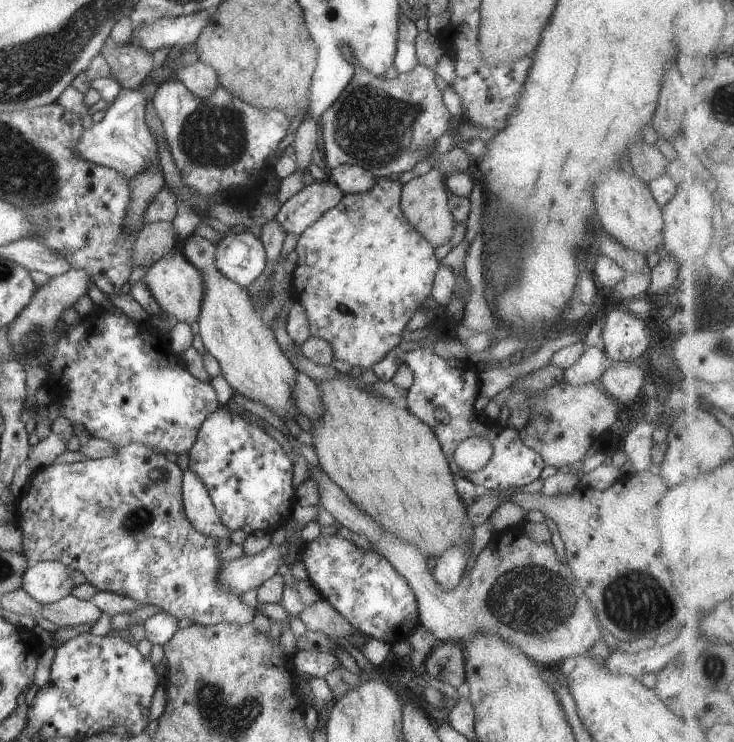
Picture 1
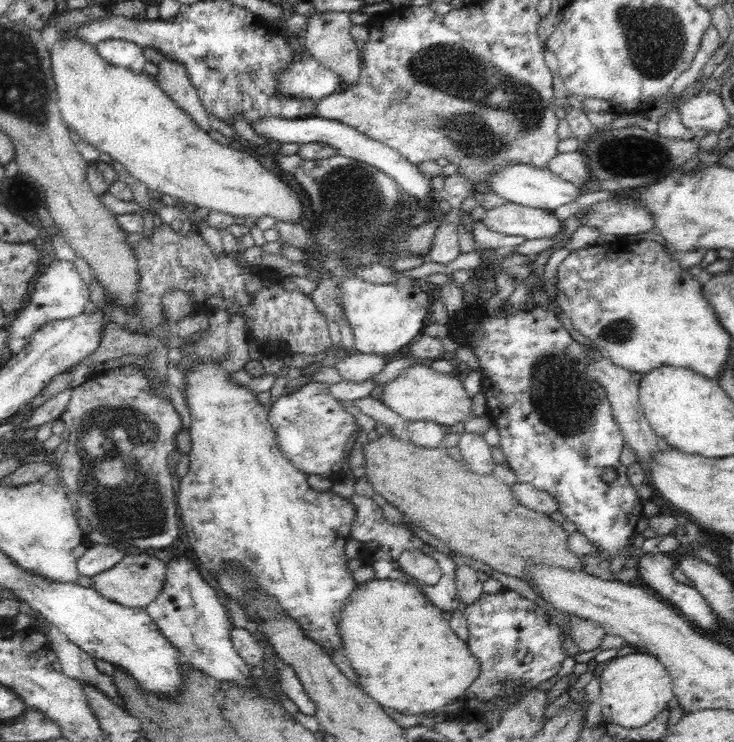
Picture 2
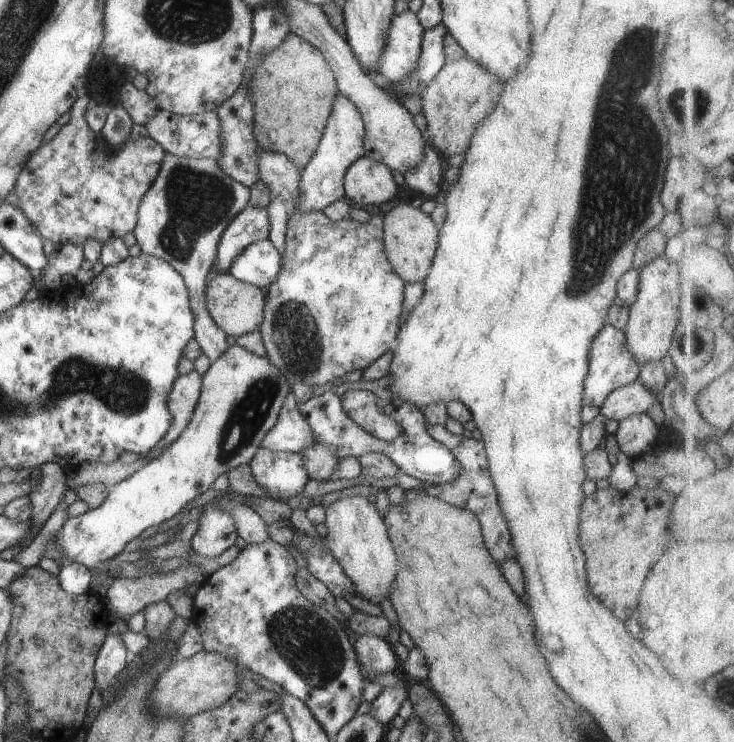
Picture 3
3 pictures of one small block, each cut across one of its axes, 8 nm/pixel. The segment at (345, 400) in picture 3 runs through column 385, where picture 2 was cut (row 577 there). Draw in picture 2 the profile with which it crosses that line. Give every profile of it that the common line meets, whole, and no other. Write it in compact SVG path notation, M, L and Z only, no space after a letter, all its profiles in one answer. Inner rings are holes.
M404 551L399 556L399 565L405 573L414 576L422 584L432 586L442 576L439 562L436 562L431 556L424 554L422 551Z

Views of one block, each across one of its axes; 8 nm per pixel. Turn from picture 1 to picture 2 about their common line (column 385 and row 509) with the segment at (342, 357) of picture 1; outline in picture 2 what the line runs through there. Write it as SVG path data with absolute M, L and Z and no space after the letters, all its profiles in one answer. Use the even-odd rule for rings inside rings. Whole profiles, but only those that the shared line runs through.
M186 356L185 366L187 372L184 373L186 377L186 404L188 411L190 411L190 427L188 429L191 438L191 451L189 452L190 467L189 472L182 478L179 484L179 491L177 492L177 505L180 518L182 518L183 528L186 530L186 536L194 548L200 564L210 572L210 574L220 574L226 566L241 566L247 568L247 572L251 572L251 576L255 578L255 586L259 588L259 592L267 594L269 598L278 600L277 606L286 613L286 617L293 618L301 628L301 631L311 640L315 642L326 654L330 657L334 654L334 650L342 650L342 635L338 629L338 616L343 611L344 604L350 600L350 596L356 590L357 582L354 581L352 571L348 567L350 558L344 551L346 542L350 539L350 532L352 532L352 524L354 524L356 516L356 508L347 498L340 497L337 493L330 493L330 491L319 491L308 485L308 475L296 469L290 459L285 458L280 451L277 443L276 433L273 431L269 423L269 413L264 410L264 405L256 399L256 392L246 388L245 386L238 386L232 383L230 376L232 374L226 373L222 367L218 367L217 362L212 362L206 359L190 359Z

